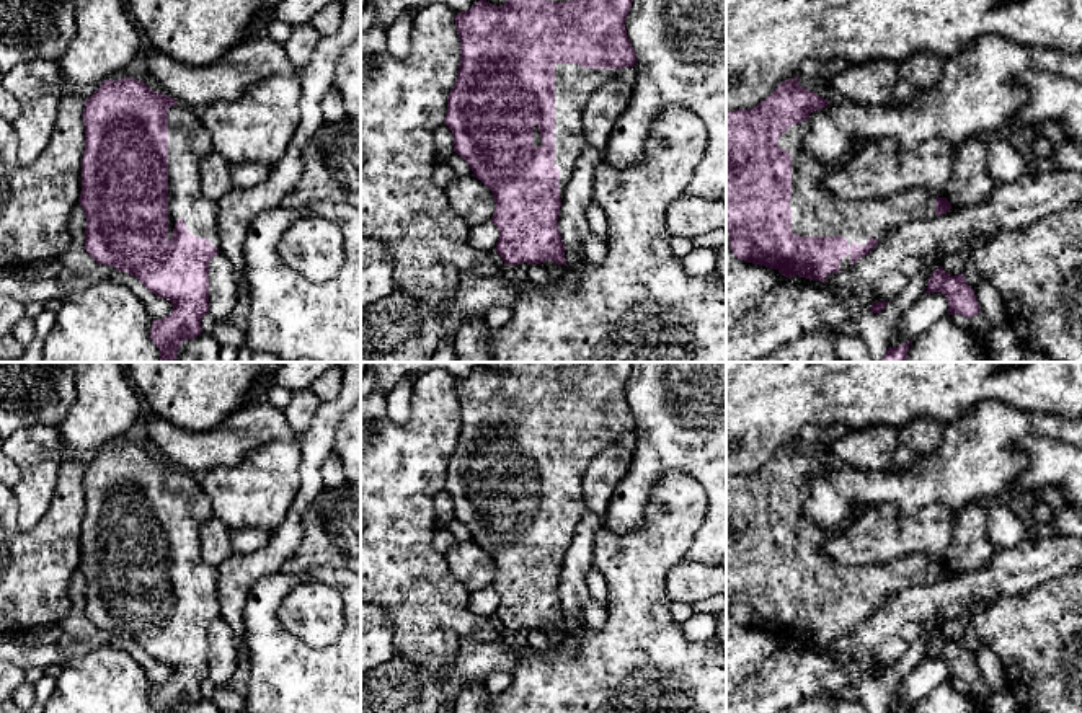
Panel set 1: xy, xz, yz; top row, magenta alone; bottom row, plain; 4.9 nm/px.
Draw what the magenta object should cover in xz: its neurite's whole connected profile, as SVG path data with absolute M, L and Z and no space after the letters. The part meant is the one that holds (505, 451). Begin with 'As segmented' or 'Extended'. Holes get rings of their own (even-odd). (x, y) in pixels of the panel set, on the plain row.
Extended. M508 362L501 372L478 364L467 377L454 382L460 403L457 445L447 462L444 489L454 501L460 520L491 558L496 576L491 587L499 596L496 617L504 630L540 630L547 625L566 630L558 581L576 525L584 516L583 475L589 462L625 432L635 432L636 419L625 395L633 362L578 362L550 367L545 362Z

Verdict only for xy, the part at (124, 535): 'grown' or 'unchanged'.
grown

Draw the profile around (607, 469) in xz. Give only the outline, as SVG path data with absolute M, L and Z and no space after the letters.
M619 442L602 449L583 475L583 493L586 509L604 519L609 503L619 483L628 473L632 452Z

